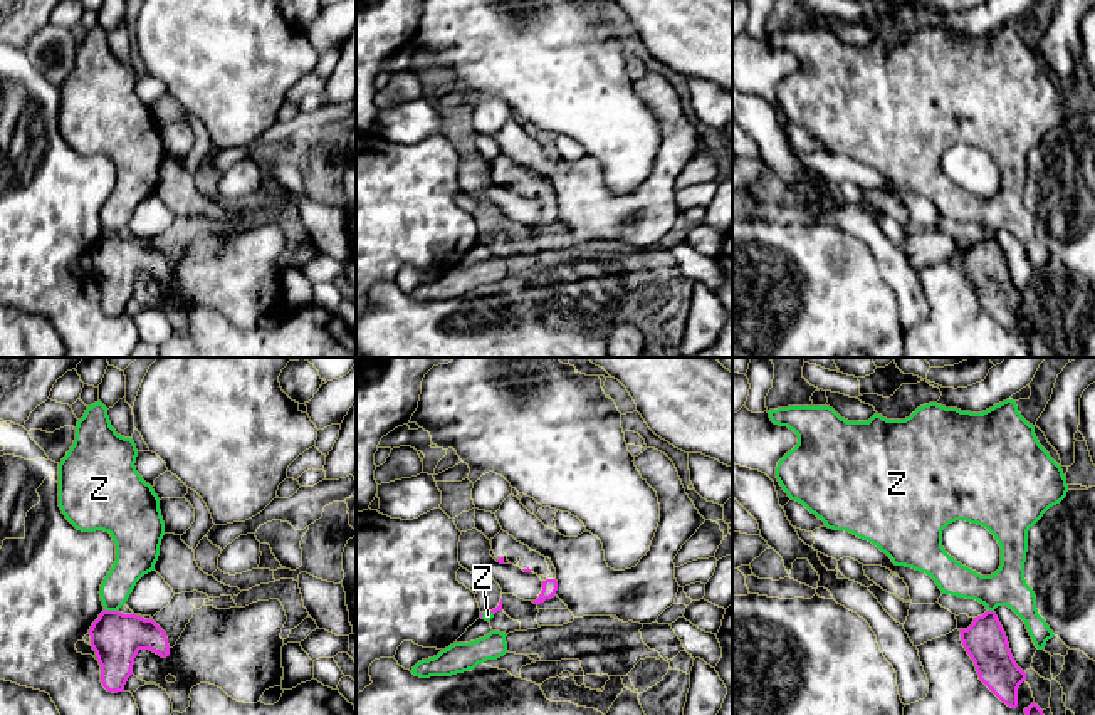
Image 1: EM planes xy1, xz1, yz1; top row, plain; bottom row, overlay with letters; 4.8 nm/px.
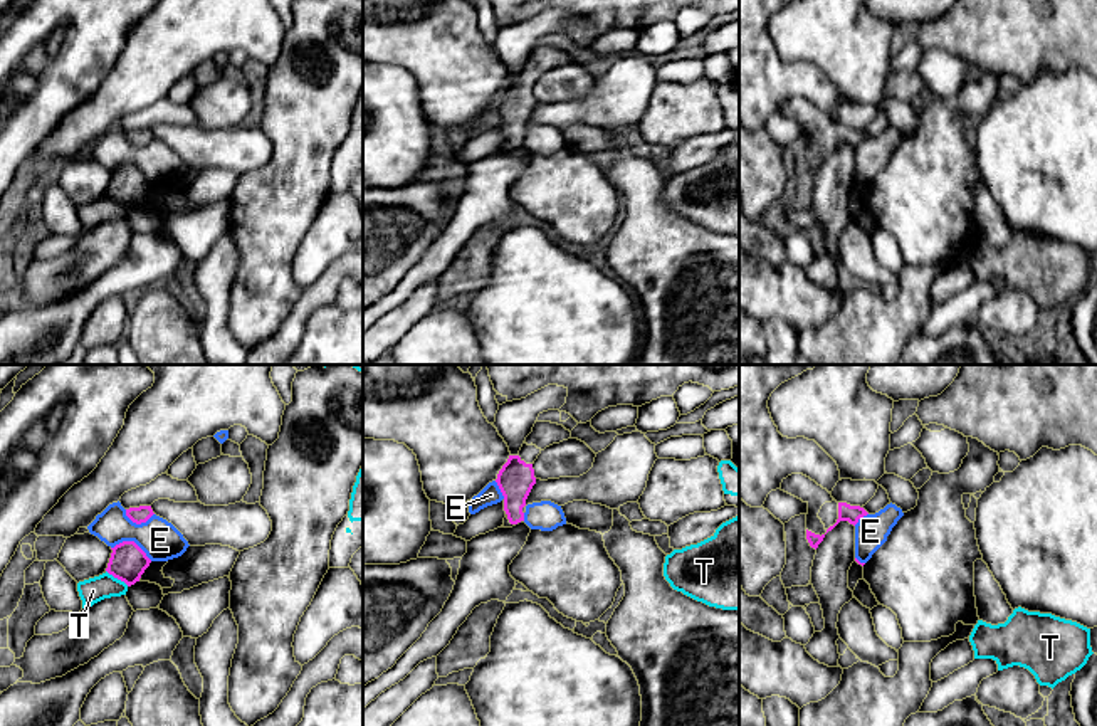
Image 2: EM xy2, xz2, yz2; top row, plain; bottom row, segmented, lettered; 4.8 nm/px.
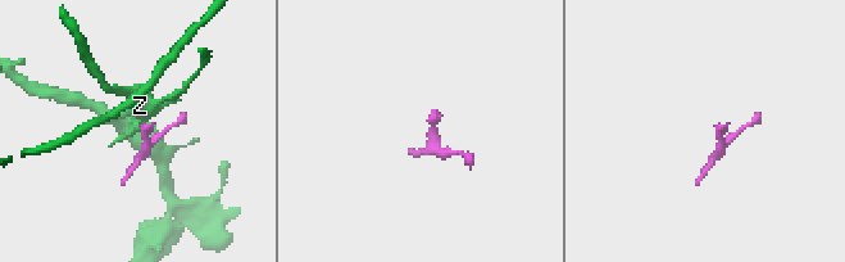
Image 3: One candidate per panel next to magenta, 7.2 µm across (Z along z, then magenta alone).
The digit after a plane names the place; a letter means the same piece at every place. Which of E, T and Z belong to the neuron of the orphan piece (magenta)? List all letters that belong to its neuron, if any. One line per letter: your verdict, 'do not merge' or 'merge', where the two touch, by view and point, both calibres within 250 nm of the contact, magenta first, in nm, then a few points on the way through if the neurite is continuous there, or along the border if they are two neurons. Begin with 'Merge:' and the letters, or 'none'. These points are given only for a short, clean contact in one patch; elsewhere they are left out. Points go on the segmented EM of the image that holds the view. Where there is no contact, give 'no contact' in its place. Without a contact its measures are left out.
Merge: none
E: do not merge | xy2 (131, 541) | 180/190 nm | along xy2 (111, 547), (121, 541), (133, 541), (152, 560)
T: do not merge | xy2 (118, 578) | 180/120 nm | along xy2 (106, 570), (128, 585)
Z: do not merge | xy1 (111, 611) | 240/160 nm | along xy1 (104, 608), (116, 611)

